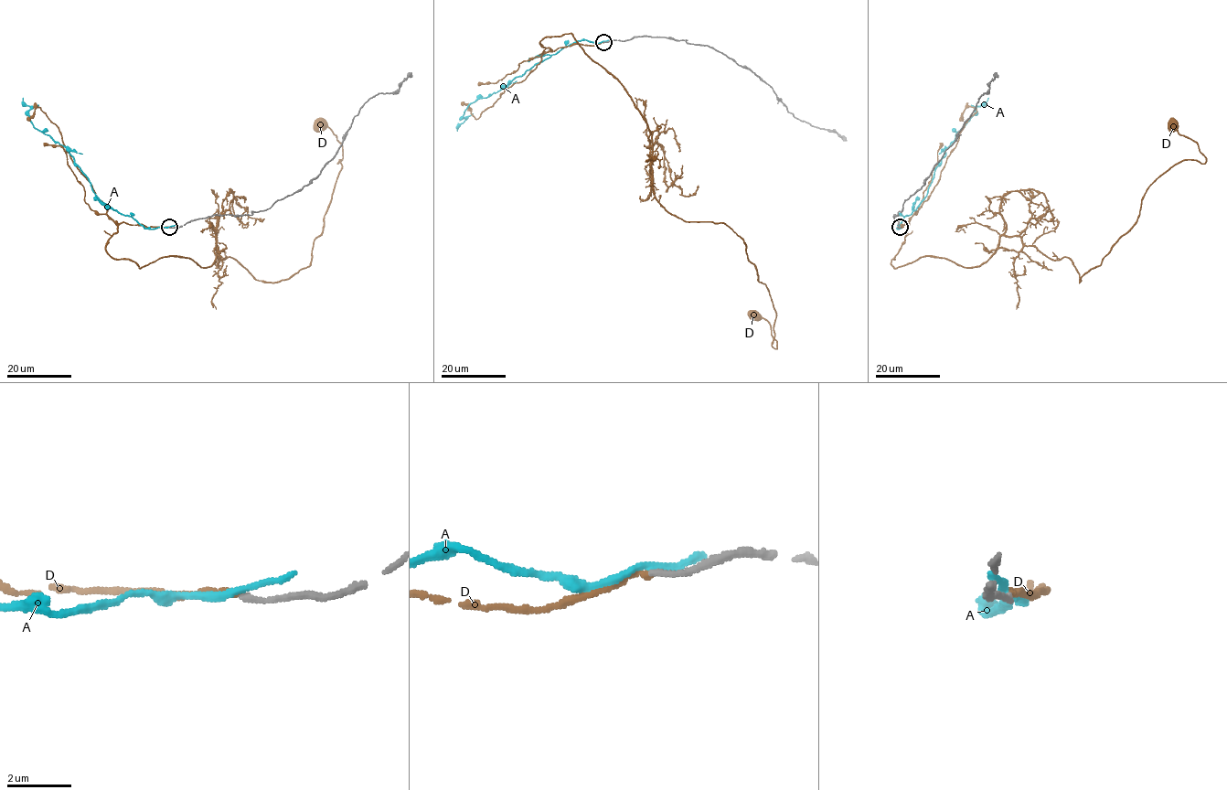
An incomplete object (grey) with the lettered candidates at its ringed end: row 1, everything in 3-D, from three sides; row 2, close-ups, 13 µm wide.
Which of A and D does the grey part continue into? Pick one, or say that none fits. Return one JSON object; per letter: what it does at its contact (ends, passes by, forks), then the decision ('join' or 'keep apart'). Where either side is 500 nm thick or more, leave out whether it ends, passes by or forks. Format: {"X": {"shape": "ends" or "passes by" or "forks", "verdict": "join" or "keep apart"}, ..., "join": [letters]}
{"A": {"shape": "passes by", "verdict": "keep apart"}, "D": {"shape": "ends", "verdict": "join"}, "join": ["D"]}

